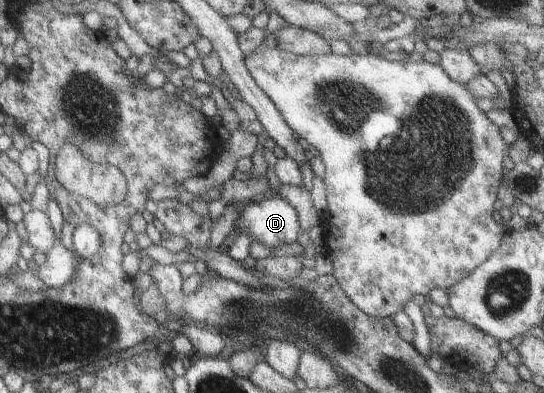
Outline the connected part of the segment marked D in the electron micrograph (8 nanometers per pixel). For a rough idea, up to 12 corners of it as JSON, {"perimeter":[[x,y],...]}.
{"perimeter":[[283,198],[245,200],[234,229],[268,248],[297,242]]}

